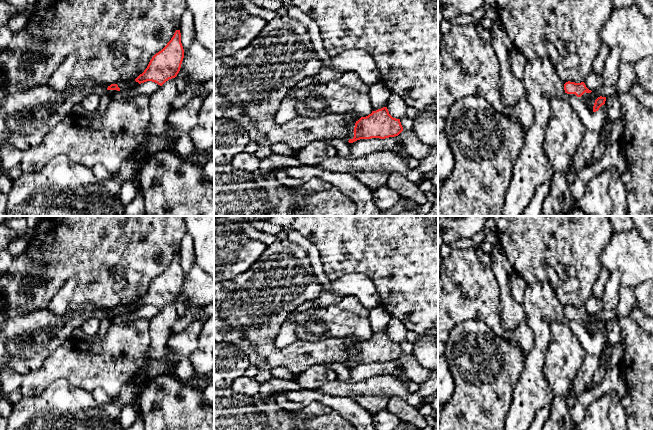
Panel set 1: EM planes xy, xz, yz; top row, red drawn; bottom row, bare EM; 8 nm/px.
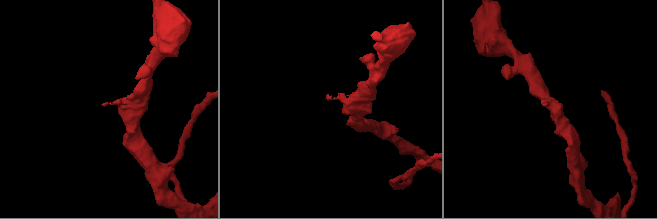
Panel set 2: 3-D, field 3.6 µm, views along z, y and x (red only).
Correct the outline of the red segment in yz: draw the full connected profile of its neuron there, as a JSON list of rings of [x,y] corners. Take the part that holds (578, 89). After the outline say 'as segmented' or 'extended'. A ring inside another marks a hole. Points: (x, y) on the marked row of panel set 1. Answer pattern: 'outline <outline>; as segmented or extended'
outline [[[565,82],[564,83],[564,90],[568,96],[576,97],[583,101],[583,97],[586,93],[591,93],[592,91],[589,90],[584,82],[575,83],[575,82]]]; extended

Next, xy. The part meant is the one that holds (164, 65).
outline [[[176,30],[167,45],[152,57],[147,68],[136,79],[119,81],[107,86],[98,85],[87,92],[101,97],[108,93],[109,90],[124,91],[129,88],[135,88],[147,81],[152,81],[162,86],[166,81],[177,76],[183,58],[184,49],[181,43],[181,33],[180,30]]]; extended

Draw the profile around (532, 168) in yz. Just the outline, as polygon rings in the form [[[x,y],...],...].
[[[538,56],[527,60],[522,83],[526,90],[525,98],[534,110],[534,122],[525,133],[524,144],[515,162],[514,174],[501,216],[521,216],[534,197],[536,189],[550,180],[555,172],[544,153],[544,140],[551,115],[551,102],[554,98],[561,98],[565,94],[564,82],[557,75],[552,61],[546,56]]]

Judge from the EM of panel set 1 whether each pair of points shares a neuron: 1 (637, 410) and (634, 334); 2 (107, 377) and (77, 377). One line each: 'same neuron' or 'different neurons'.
1: same neuron
2: same neuron

